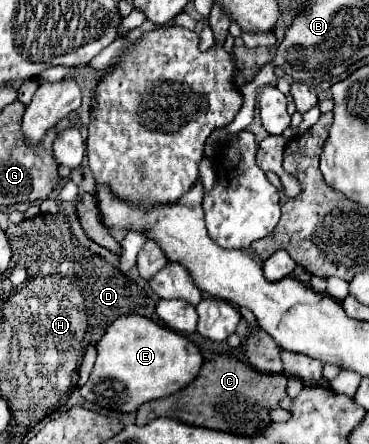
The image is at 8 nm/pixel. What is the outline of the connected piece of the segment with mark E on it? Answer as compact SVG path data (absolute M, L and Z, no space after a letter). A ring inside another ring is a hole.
M138 315L118 317L106 329L104 337L96 345L96 351L96 365L80 393L86 401L104 409L110 409L106 405L118 405L114 409L122 413L134 413L146 401L184 389L184 385L190 385L196 379L202 367L202 355L192 341Z

